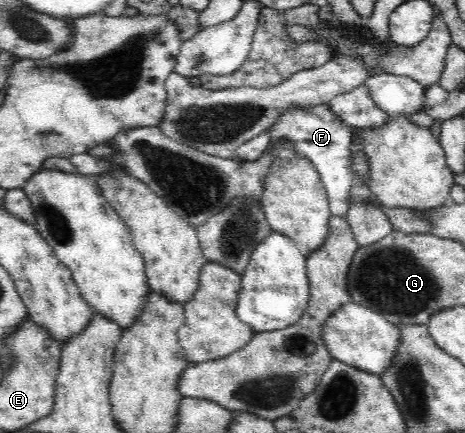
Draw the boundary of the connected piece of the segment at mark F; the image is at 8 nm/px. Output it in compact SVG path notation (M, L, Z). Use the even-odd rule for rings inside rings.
M328 104L312 109L290 109L271 129L273 139L288 138L296 146L296 152L314 164L326 189L331 213L347 217L350 192L359 182L352 161L354 129L337 119Z

